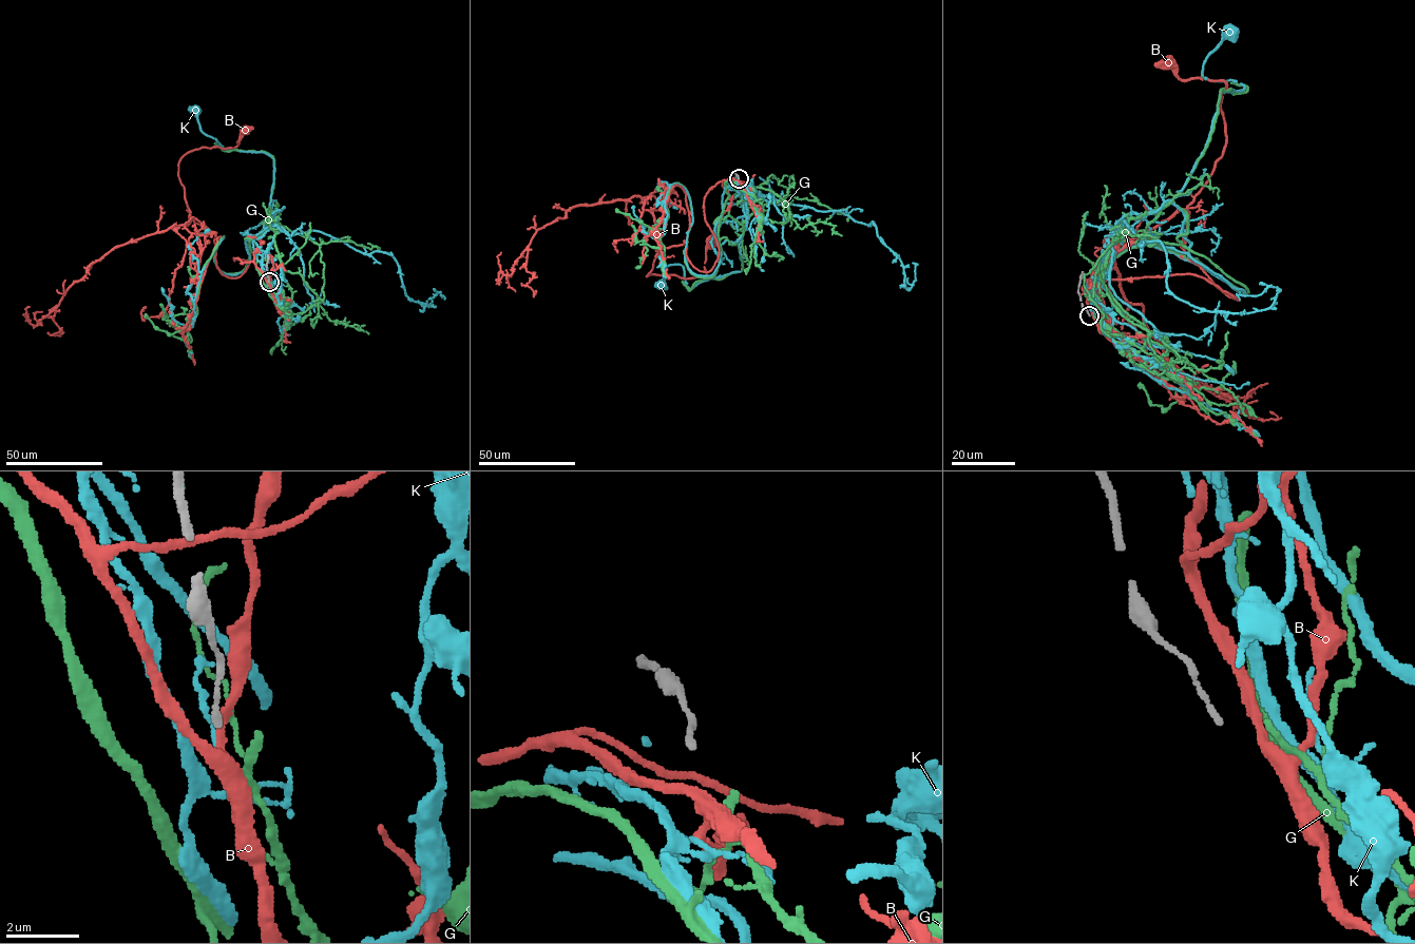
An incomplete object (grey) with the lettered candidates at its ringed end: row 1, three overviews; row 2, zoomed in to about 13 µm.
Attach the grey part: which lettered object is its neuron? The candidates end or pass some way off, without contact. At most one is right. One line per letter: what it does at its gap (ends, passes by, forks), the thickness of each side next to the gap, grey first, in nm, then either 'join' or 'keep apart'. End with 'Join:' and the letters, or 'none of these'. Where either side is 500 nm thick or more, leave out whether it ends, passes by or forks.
B: it passes by; calibres 160 and 300 nm; keep apart
G: it ends; calibres 160 and 180 nm; keep apart
K: it passes by; calibres 160 and 260 nm; keep apart
Join: none of these

